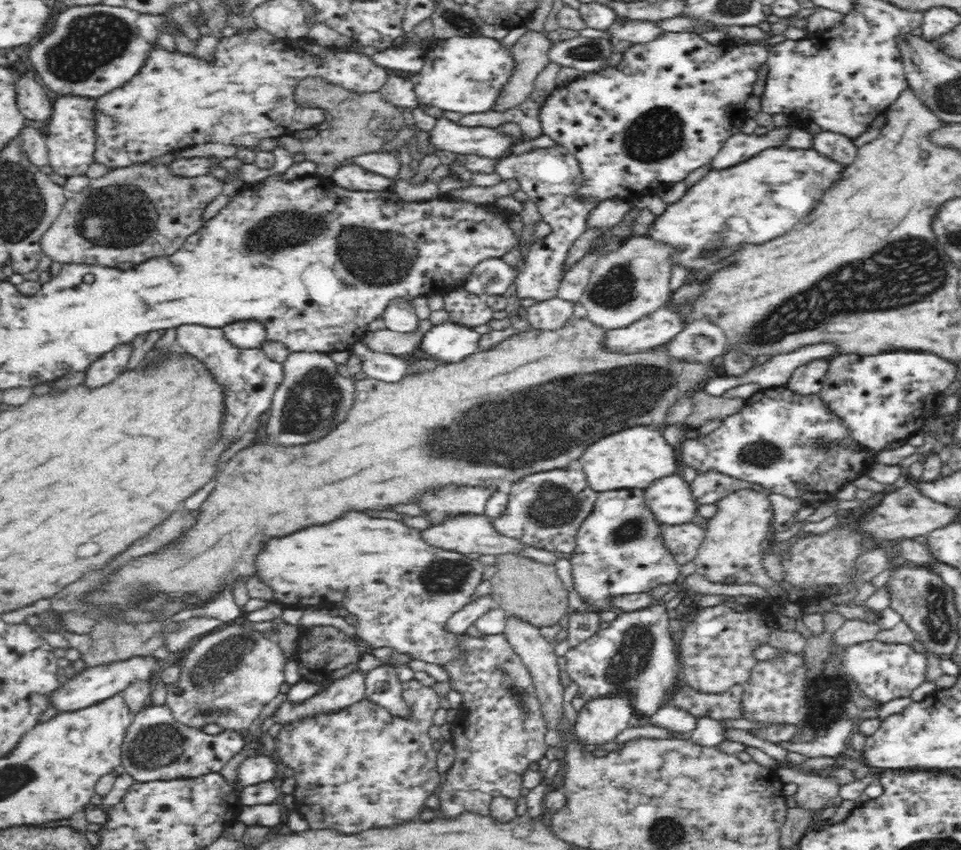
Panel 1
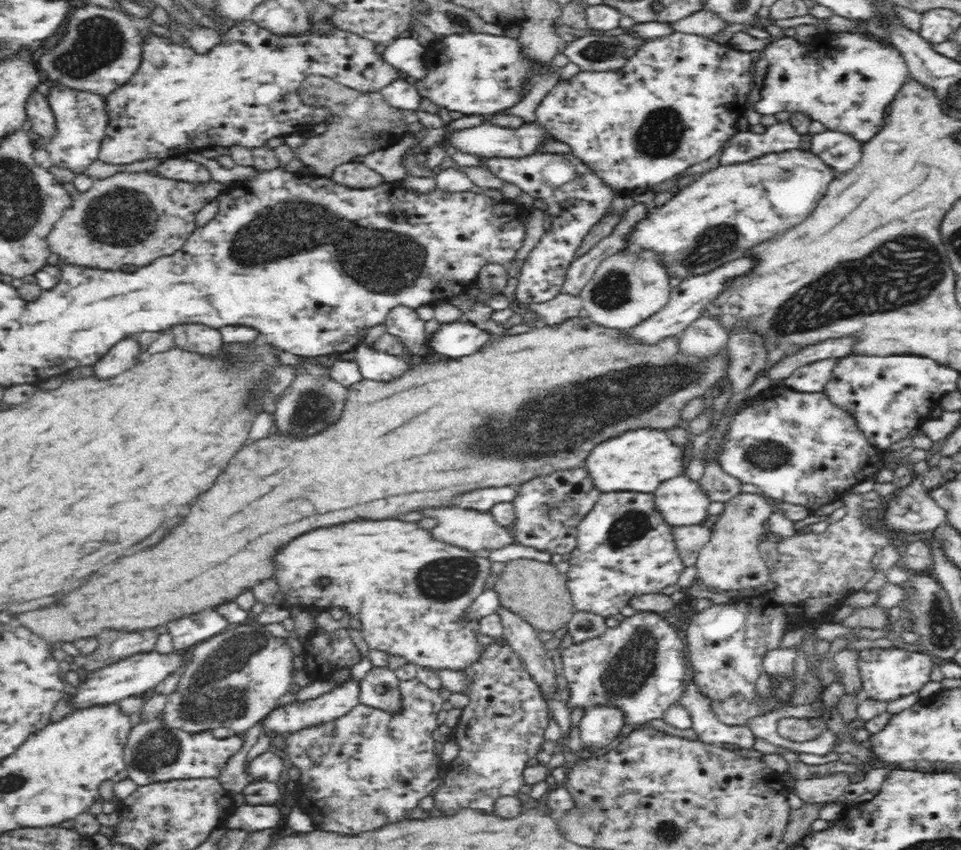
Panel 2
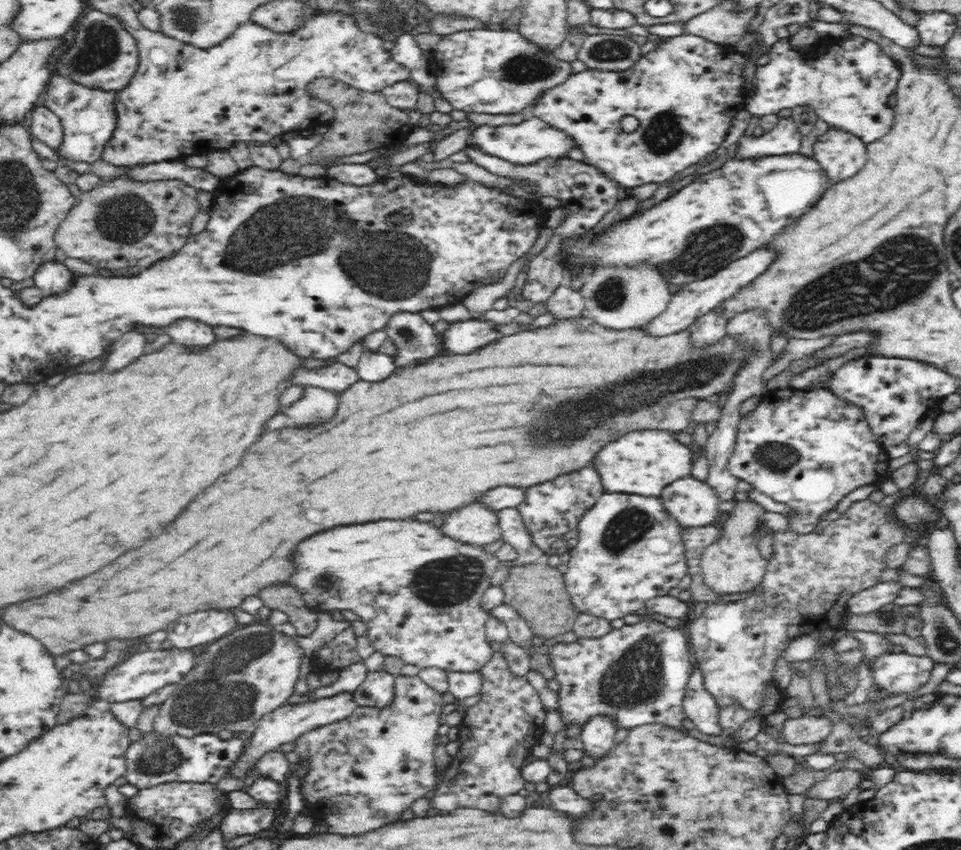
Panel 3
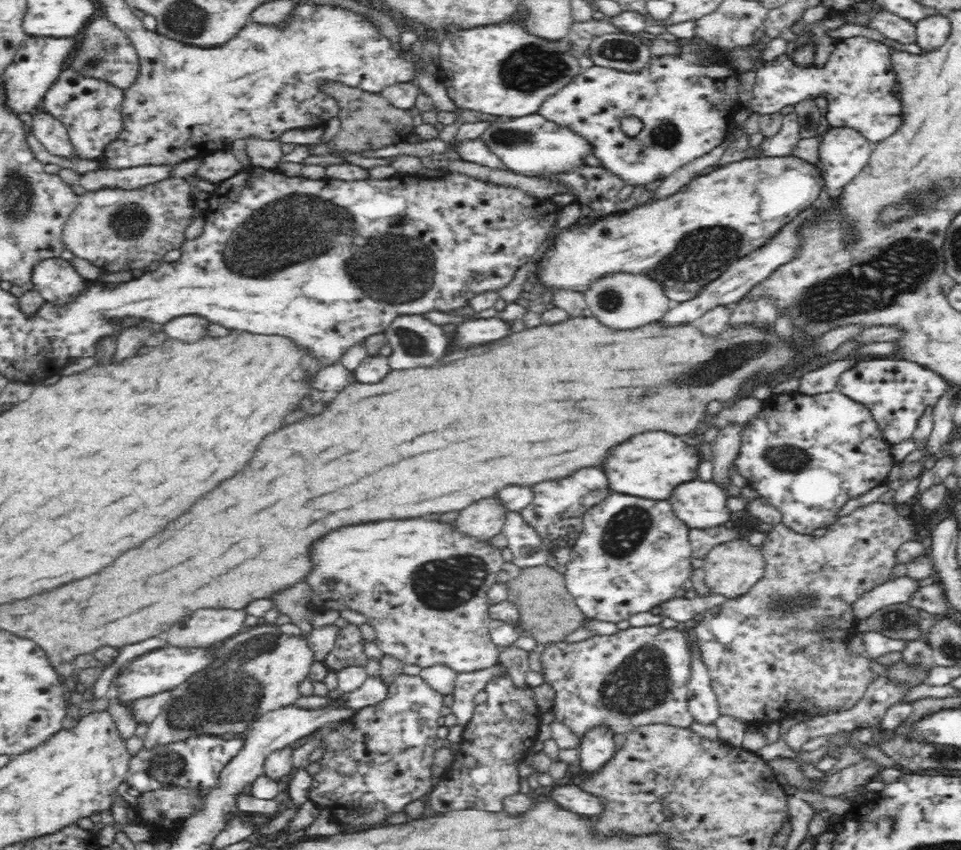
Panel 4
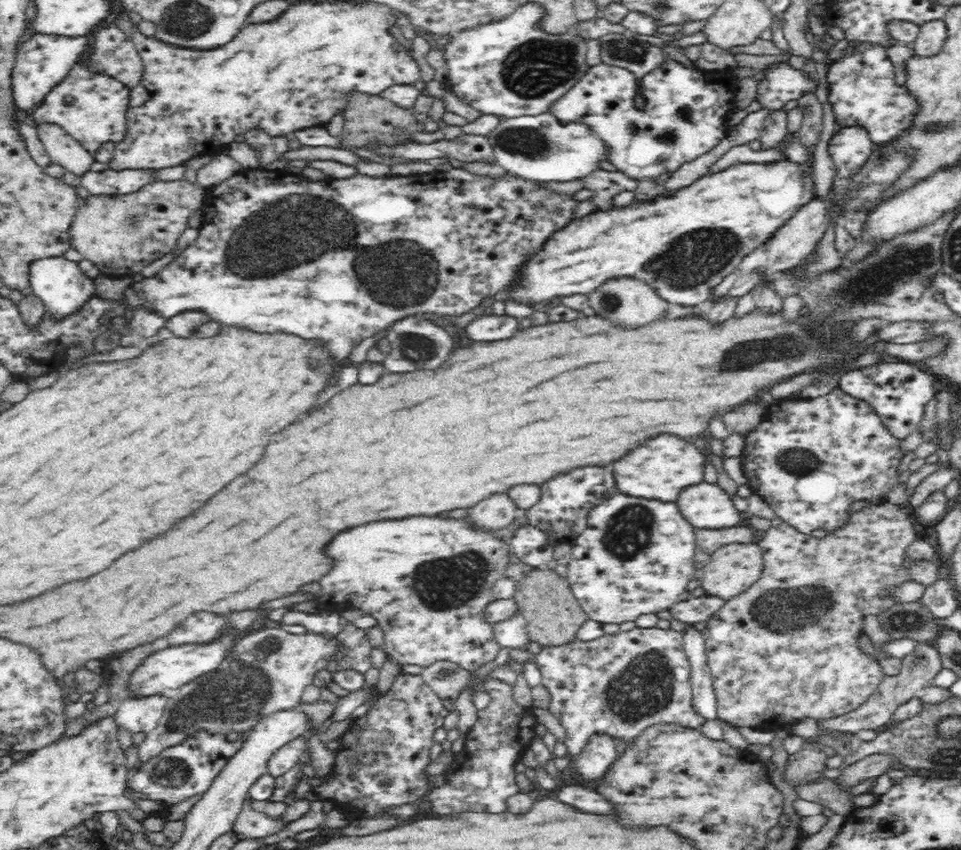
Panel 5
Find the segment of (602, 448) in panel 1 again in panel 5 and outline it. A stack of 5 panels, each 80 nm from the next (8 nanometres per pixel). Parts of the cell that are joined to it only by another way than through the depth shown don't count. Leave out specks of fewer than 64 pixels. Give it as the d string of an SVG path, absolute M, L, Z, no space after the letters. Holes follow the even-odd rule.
M658 436L656 440L648 440L646 446L638 448L624 460L614 464L614 478L618 482L618 488L624 494L637 496L638 498L648 498L648 500L662 500L664 502L674 502L680 498L680 492L684 488L696 486L704 482L704 468L708 458L704 450L688 444L686 440L678 436Z

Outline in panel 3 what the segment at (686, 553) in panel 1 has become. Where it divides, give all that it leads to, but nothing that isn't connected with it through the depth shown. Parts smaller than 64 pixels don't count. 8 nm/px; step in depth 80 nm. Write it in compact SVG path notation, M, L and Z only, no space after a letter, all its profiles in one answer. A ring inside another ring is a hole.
M704 526L700 528L685 528L683 532L684 547L687 548L687 562L691 569L697 570L704 550L722 540L724 531L721 526Z

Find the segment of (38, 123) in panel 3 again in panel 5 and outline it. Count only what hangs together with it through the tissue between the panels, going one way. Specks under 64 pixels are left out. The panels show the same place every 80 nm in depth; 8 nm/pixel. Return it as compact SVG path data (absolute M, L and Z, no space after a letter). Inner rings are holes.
M42 124L36 130L52 163L80 178L91 172L96 157L73 136L66 134L55 124Z

